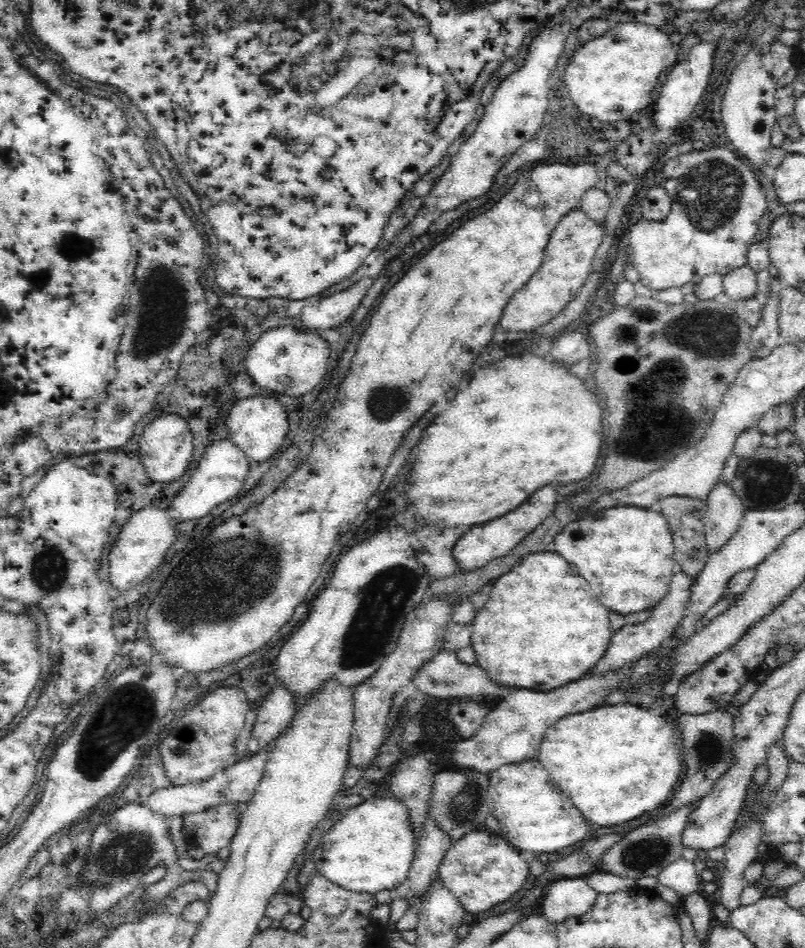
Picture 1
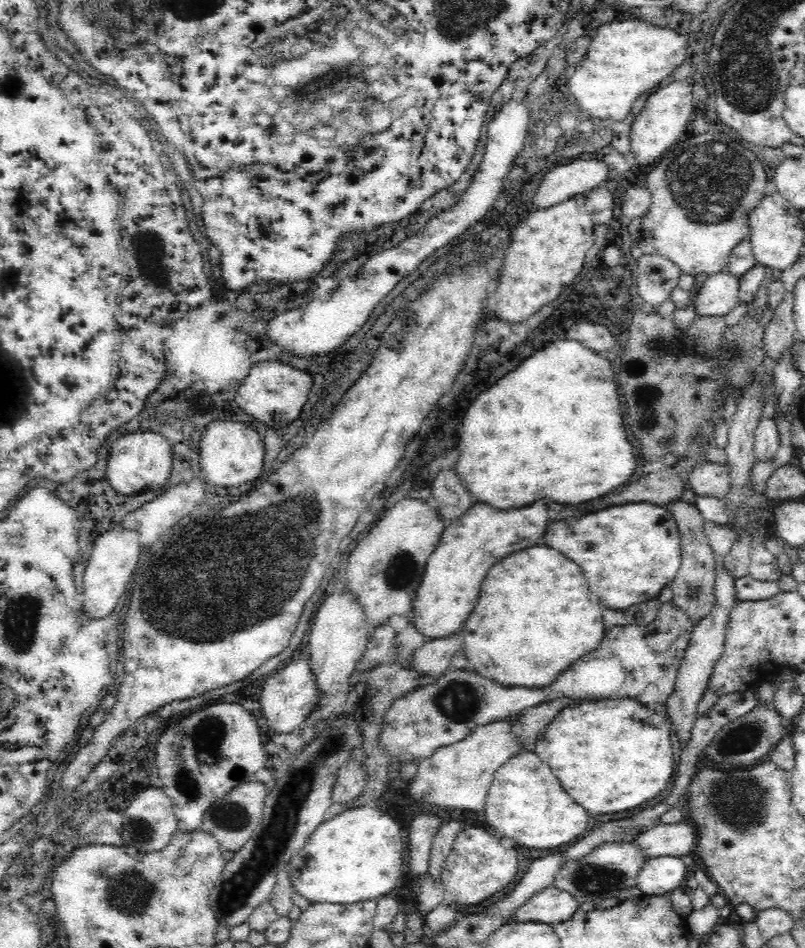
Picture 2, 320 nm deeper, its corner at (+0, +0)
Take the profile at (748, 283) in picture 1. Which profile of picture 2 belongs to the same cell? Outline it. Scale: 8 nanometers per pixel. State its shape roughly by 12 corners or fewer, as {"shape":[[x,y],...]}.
{"shape":[[708,275],[696,292],[699,316],[726,316],[738,306],[739,277]]}

